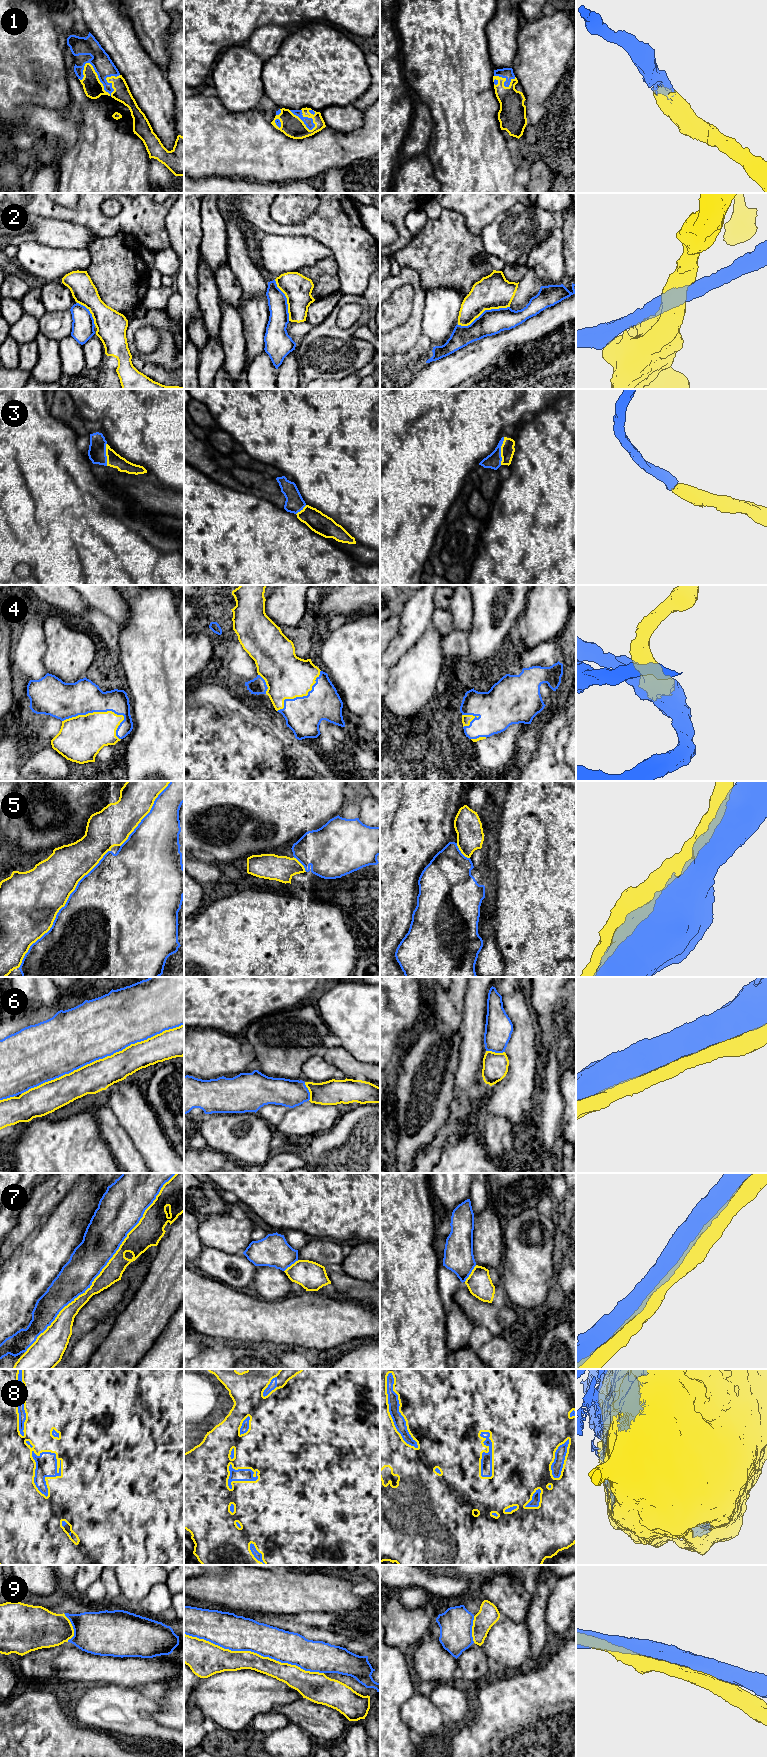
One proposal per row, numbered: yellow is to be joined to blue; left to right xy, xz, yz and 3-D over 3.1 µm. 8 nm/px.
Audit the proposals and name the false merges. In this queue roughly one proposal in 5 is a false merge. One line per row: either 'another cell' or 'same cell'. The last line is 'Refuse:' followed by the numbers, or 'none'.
1: same cell
2: same cell
3: same cell
4: same cell
5: same cell
6: same cell
7: same cell
8: another cell
9: same cell
Refuse: 8

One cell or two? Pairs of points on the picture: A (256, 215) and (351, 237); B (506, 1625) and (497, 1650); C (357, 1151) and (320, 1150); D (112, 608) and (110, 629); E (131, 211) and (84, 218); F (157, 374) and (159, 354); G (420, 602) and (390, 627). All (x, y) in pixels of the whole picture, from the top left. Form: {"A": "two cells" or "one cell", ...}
{"A": "one cell", "B": "one cell", "C": "one cell", "D": "two cells", "E": "one cell", "F": "two cells", "G": "two cells"}

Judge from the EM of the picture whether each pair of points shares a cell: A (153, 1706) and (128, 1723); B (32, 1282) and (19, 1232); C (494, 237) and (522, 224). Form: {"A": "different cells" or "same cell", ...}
{"A": "same cell", "B": "different cells", "C": "same cell"}

